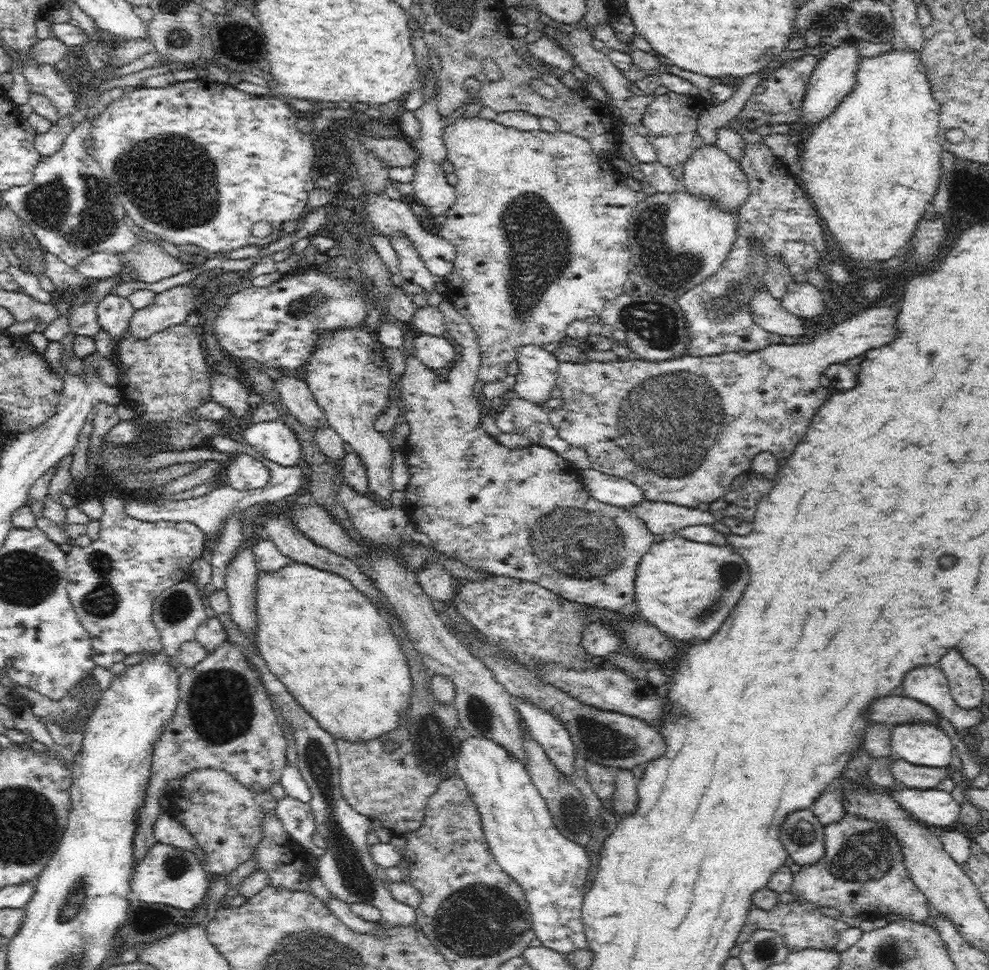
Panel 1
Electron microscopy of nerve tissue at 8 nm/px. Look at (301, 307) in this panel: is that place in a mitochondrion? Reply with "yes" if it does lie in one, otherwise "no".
yes

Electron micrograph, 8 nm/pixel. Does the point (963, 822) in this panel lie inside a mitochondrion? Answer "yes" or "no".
no

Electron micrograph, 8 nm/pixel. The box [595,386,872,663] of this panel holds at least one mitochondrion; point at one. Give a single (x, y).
(729, 573)

